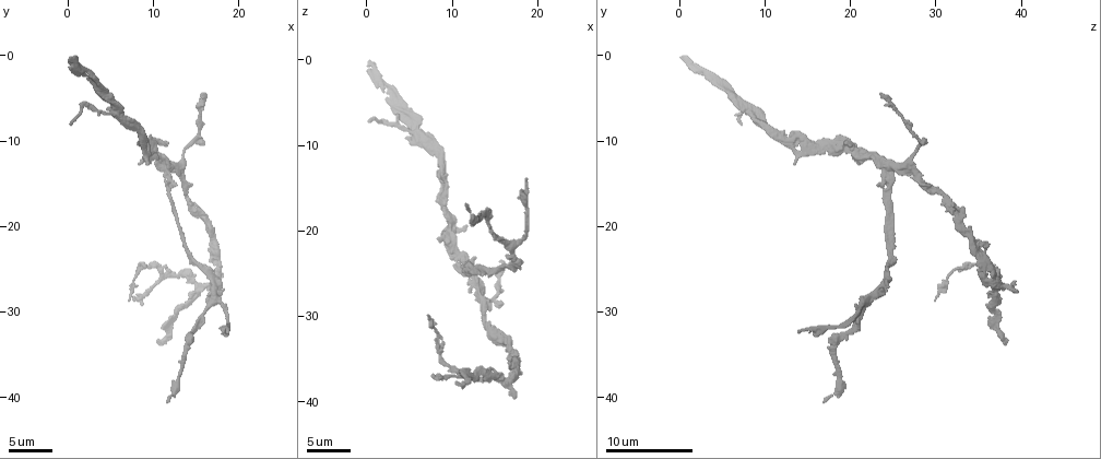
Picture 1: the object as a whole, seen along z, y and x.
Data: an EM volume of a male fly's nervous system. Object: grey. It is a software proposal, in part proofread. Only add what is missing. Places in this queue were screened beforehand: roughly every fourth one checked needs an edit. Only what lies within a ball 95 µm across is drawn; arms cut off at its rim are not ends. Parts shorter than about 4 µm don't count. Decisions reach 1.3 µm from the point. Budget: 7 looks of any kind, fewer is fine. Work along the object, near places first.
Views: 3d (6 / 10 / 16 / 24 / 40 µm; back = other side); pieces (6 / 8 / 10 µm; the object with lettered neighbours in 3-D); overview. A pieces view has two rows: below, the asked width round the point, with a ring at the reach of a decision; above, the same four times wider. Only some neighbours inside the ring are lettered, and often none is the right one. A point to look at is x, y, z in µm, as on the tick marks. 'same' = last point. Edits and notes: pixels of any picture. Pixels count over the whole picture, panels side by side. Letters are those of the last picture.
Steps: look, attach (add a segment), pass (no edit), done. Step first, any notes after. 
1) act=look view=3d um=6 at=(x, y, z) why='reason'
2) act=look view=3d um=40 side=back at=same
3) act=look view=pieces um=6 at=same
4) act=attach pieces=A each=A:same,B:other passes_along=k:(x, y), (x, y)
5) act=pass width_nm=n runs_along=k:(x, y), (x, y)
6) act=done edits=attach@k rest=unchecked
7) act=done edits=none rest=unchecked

act=look view=pieces um=10 at=(0.4, 7.8, 7.2) why='tapers out'

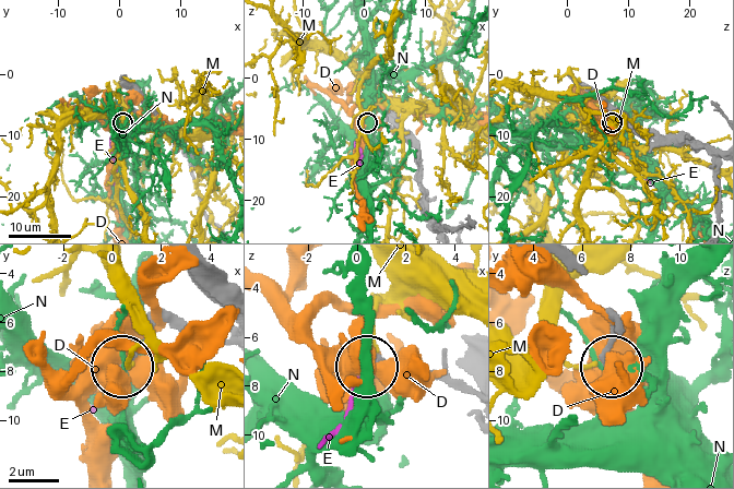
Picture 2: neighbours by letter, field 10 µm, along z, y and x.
act=attach pieces=E each=D:other,E:same,M:other,N:other found='the cell continues'

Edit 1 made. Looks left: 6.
act=look view=overview

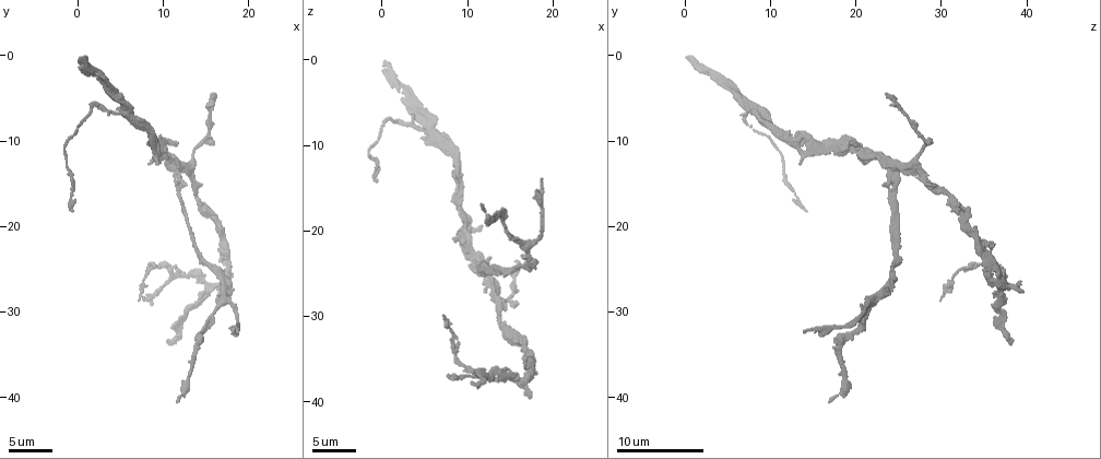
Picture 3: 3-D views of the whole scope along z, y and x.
act=look view=pieces um=10 at=(18.6, 32.2, 13.8) why='thin end'

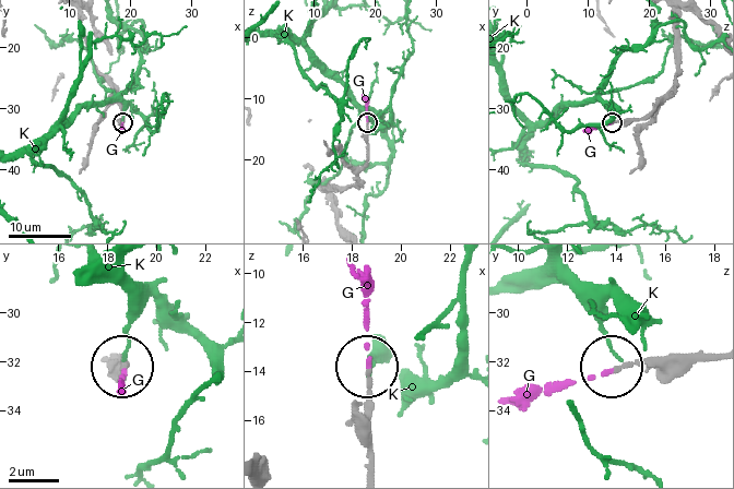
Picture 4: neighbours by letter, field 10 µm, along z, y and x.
act=attach pieces=G each=G:same,K:other passes_along=4:(629, 119), (583, 130) found='it goes on there'

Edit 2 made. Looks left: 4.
act=look view=overview

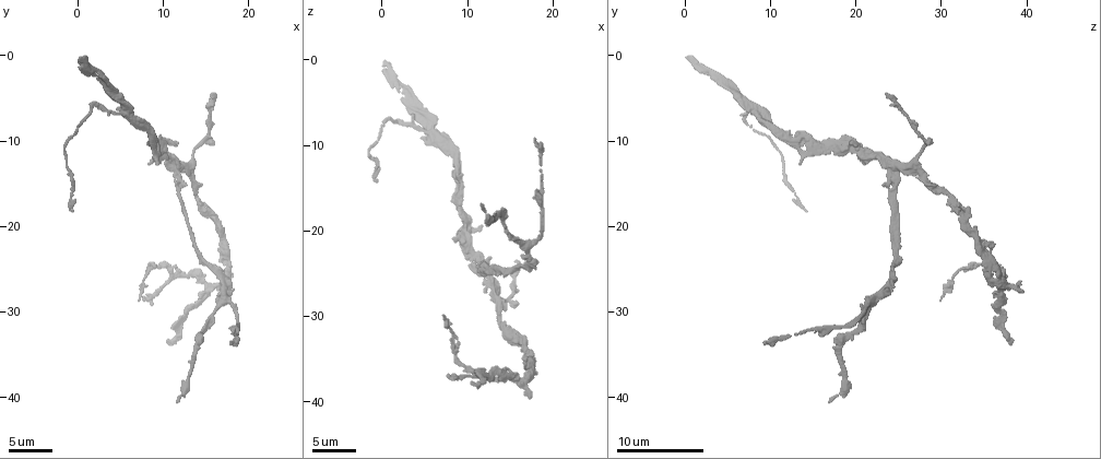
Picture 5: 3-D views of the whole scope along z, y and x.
act=look view=pieces um=8 at=(11.4, 40.2, 17.0) why='an open end'

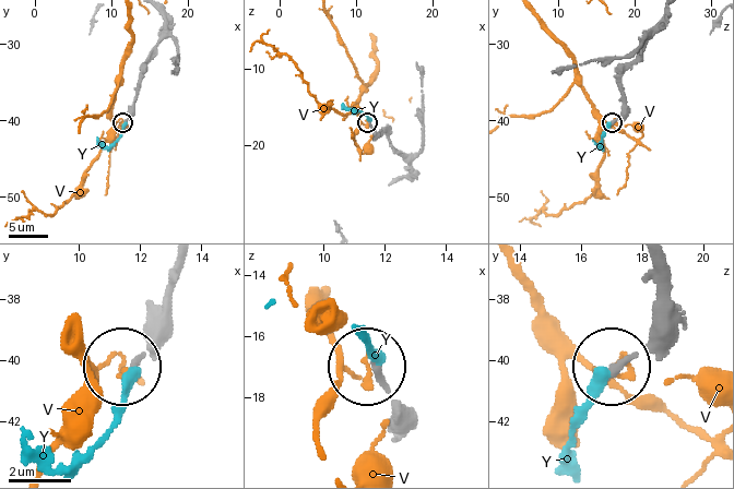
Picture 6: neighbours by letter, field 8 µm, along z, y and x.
act=attach pieces=Y width_nm=200 each=V:other,Y:same passes_along=6:(173, 290), (110, 429), (47, 457) found='it goes on there'

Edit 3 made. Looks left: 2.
act=done edits=attach@2,attach@4,attach@6 rest=unchecked

